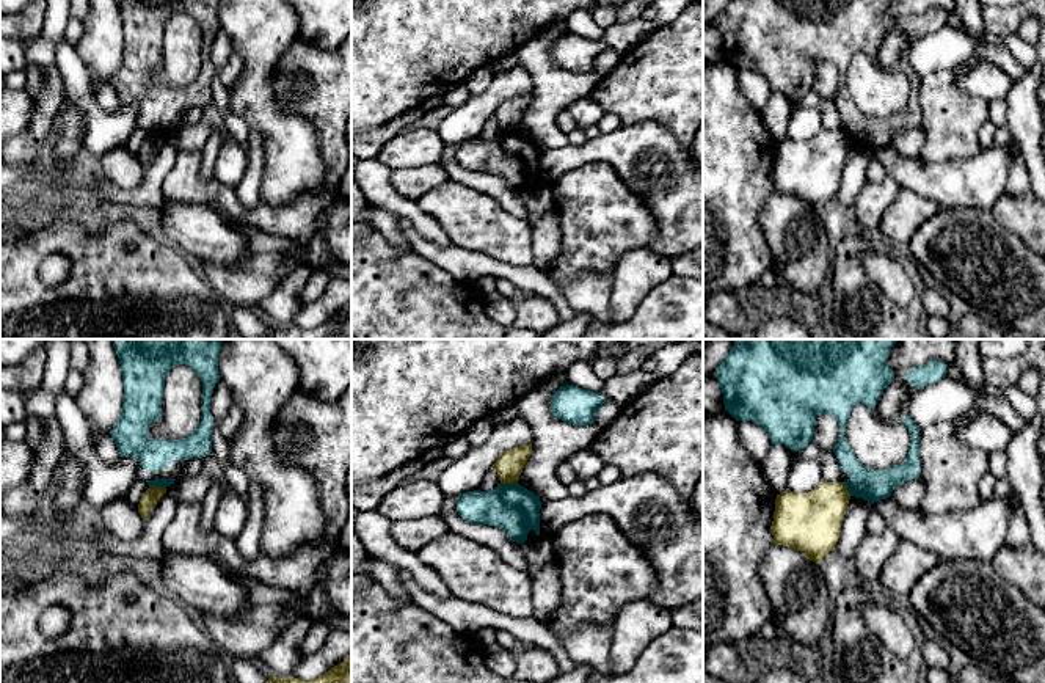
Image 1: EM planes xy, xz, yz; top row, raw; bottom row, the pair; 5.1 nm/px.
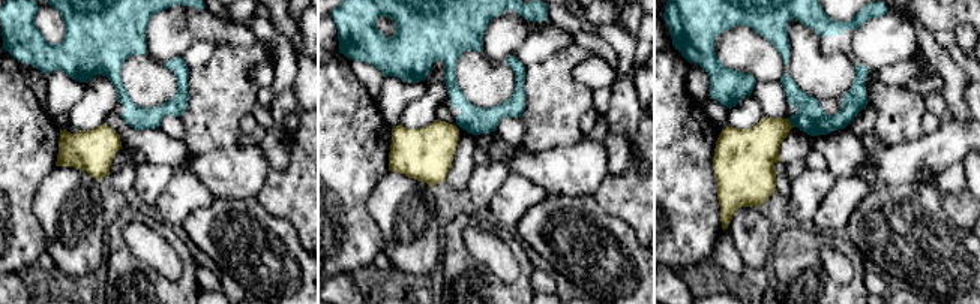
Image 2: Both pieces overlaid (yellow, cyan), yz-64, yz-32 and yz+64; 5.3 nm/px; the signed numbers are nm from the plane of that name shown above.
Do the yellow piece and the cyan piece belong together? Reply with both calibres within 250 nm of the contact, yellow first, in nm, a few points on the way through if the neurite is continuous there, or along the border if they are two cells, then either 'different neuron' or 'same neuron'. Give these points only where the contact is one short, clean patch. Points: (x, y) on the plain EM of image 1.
80/50 nm | along xy (149, 134), (165, 137) | different neuron

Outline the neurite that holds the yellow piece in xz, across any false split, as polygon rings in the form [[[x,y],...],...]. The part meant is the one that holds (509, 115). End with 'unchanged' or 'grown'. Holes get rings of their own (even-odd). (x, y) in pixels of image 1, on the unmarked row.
[[[532,91],[504,100],[493,113],[501,132],[519,129],[522,116],[532,102]]]; unchanged

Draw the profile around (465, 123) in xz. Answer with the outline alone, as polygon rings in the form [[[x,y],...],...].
[[[518,64],[507,72],[497,72],[482,96],[469,100],[446,116],[436,132],[446,144],[460,144],[479,138],[485,122],[507,99],[532,91],[530,74]]]

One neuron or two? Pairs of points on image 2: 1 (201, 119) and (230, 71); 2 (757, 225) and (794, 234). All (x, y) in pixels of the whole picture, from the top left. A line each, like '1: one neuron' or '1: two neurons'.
1: one neuron
2: two neurons

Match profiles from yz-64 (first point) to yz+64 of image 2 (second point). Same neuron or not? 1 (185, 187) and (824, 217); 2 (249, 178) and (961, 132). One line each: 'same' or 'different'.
1: same
2: same

